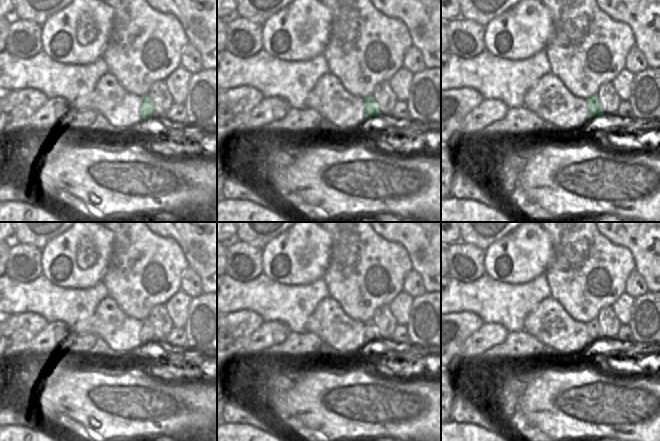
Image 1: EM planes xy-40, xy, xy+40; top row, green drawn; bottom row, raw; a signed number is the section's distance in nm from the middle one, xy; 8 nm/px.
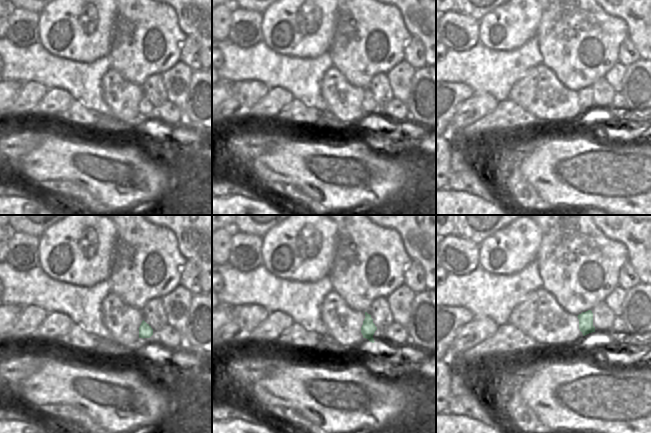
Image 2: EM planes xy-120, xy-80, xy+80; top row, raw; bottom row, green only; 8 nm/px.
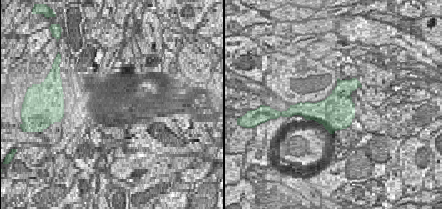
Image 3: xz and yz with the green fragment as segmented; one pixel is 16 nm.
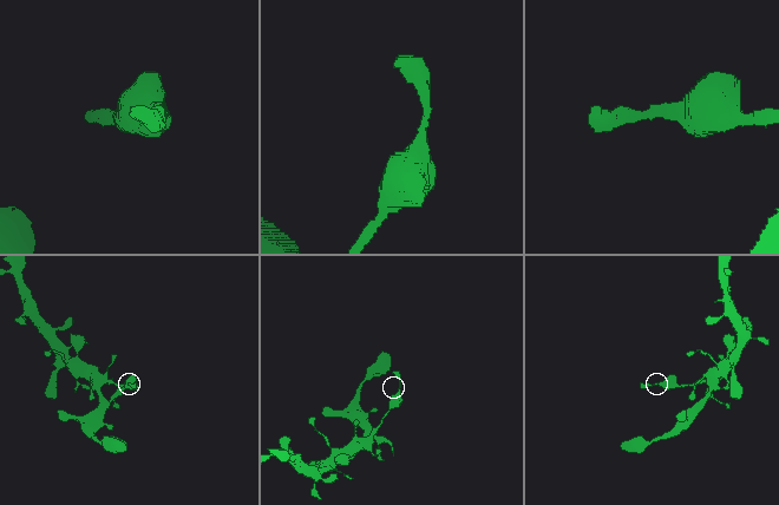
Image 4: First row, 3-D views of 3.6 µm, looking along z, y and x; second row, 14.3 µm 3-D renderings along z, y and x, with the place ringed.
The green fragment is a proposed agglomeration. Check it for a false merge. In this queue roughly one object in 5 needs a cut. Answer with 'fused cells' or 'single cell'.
fused cells

